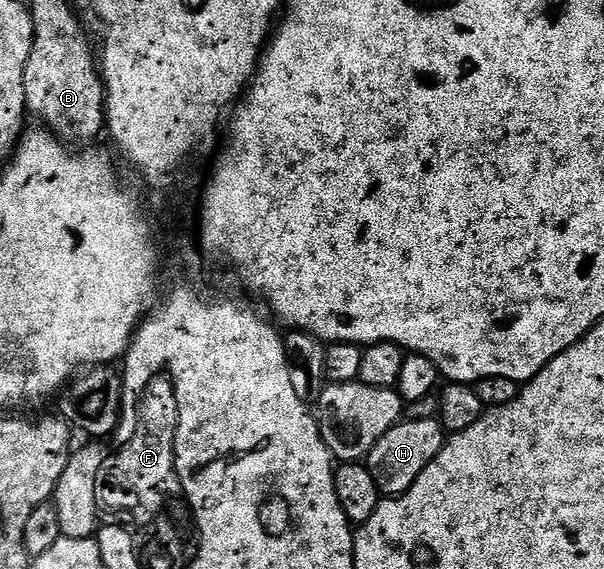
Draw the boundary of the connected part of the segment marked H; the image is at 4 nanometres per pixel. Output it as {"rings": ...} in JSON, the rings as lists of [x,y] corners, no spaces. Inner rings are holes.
{"rings":[[[437,418],[427,420],[402,420],[390,428],[387,436],[371,448],[371,452],[363,460],[363,464],[371,472],[371,480],[375,480],[375,488],[382,496],[396,496],[407,492],[411,484],[419,478],[419,472],[439,454],[445,446],[447,431]]]}

